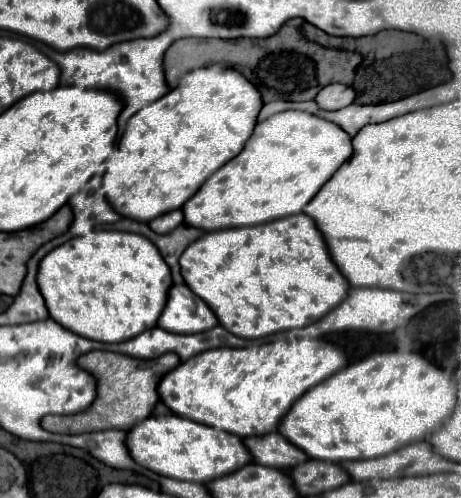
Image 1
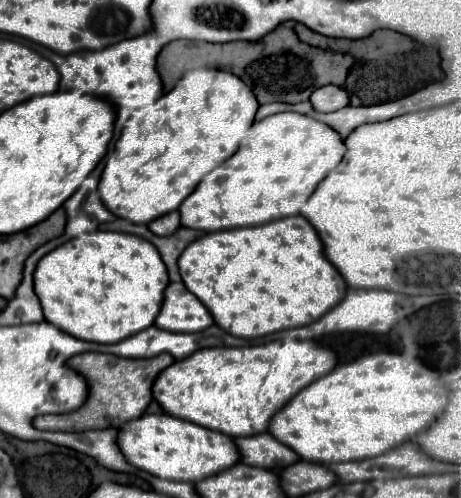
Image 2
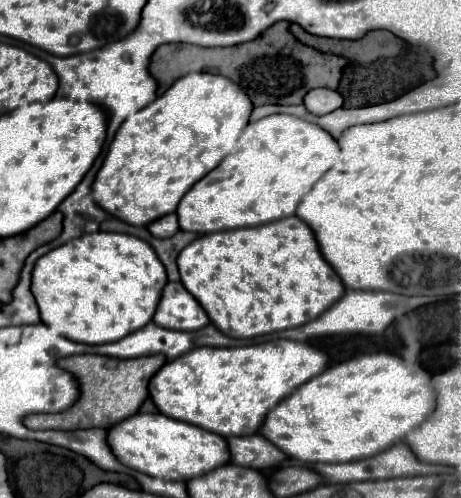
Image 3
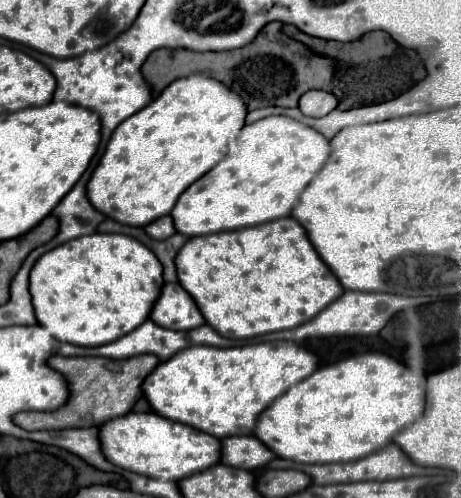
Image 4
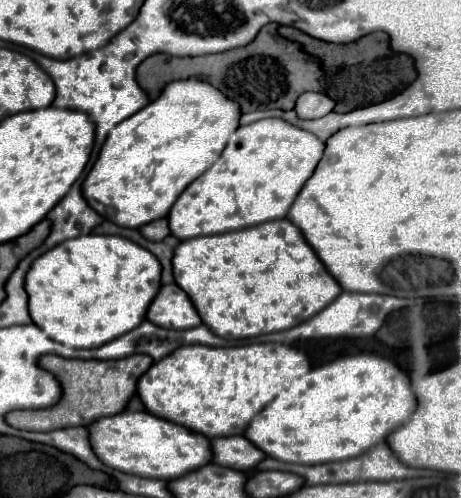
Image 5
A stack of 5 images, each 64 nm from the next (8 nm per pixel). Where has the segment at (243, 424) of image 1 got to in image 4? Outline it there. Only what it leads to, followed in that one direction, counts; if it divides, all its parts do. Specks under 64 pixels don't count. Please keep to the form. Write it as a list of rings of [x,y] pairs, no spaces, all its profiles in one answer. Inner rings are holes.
[[[276,340],[276,342],[262,342],[262,344],[248,344],[231,348],[214,346],[188,346],[184,352],[178,352],[166,362],[160,362],[158,368],[144,380],[144,394],[156,414],[162,414],[170,420],[196,426],[212,436],[224,438],[226,436],[244,436],[252,434],[258,416],[276,400],[280,398],[292,384],[302,382],[310,374],[320,368],[320,358],[310,352],[308,348]]]

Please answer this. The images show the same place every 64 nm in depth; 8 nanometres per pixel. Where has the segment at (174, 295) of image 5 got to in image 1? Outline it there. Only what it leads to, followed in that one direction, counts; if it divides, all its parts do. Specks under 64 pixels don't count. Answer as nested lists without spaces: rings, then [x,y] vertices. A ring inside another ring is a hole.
[[[180,284],[170,288],[168,304],[158,320],[158,326],[168,332],[196,334],[218,326],[218,320],[200,296],[196,296],[186,284]]]

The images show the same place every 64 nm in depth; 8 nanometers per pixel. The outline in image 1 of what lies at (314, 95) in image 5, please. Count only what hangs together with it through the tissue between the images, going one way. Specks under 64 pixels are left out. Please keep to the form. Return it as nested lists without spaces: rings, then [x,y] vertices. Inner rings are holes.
[[[330,84],[322,88],[316,96],[316,102],[322,110],[340,110],[350,106],[356,100],[356,90],[346,84]]]

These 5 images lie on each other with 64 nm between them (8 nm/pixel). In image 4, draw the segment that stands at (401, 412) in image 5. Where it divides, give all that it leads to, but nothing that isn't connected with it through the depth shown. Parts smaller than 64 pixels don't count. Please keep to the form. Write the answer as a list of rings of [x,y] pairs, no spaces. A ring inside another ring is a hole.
[[[366,352],[330,366],[322,366],[316,376],[294,384],[284,396],[280,396],[280,400],[276,400],[276,404],[270,404],[264,410],[264,416],[260,416],[256,422],[254,436],[286,460],[304,464],[352,462],[392,444],[396,434],[422,418],[426,406],[426,378],[422,374],[416,374],[388,354]]]

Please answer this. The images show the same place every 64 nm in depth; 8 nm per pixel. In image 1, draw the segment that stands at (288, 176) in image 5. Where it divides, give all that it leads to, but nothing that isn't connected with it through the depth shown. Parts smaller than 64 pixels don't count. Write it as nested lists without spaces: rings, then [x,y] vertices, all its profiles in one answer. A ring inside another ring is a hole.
[[[278,112],[258,122],[244,150],[216,170],[182,206],[184,222],[202,230],[222,230],[298,214],[350,156],[352,136],[338,124],[310,112]]]

